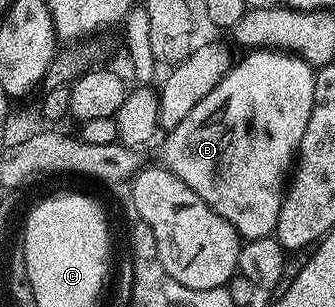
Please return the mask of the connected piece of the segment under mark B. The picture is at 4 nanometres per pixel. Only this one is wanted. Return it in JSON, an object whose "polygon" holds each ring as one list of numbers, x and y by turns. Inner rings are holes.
{"polygon":[[252,50,246,56,248,57,245,60,237,59,233,63,232,69,221,78,218,86,214,86,214,90,210,90,210,94,206,94,206,98,202,98,202,102,198,102,198,106,194,106,194,110,190,110,190,114,186,114,186,118,180,124,180,171,176,176,182,178,182,182,186,182,186,186,190,186,190,190,194,190,194,194,206,201,219,216,226,218,226,222,234,225,245,241,250,241,273,235,276,231,286,181,293,171,294,161,300,151,302,134,306,132,306,122,310,120,312,107,316,104,316,72,302,57,292,55,291,52]]}

